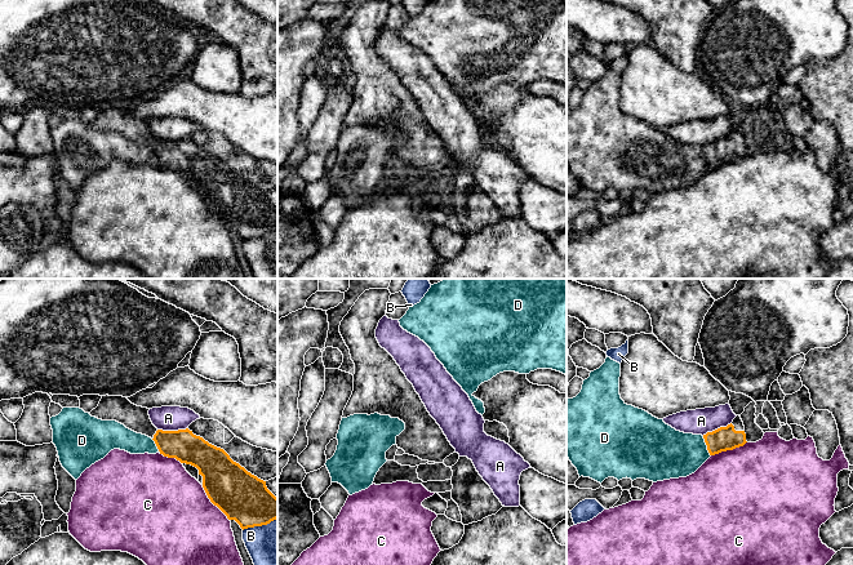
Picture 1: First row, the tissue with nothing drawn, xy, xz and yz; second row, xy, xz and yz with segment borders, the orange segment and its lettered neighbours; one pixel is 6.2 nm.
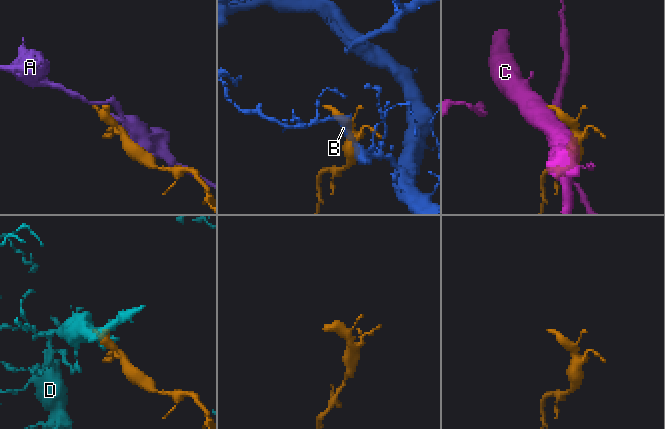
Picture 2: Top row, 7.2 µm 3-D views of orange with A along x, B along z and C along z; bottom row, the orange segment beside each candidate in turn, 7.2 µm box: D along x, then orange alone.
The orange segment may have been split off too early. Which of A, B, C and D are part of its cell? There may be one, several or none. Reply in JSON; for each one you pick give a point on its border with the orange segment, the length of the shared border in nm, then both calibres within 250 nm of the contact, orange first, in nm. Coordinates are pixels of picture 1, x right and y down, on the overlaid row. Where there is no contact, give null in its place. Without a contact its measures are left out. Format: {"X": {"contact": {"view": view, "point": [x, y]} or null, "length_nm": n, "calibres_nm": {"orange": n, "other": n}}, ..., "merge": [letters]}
{"merge": []}

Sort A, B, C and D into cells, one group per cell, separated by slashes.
A / B / C / D

